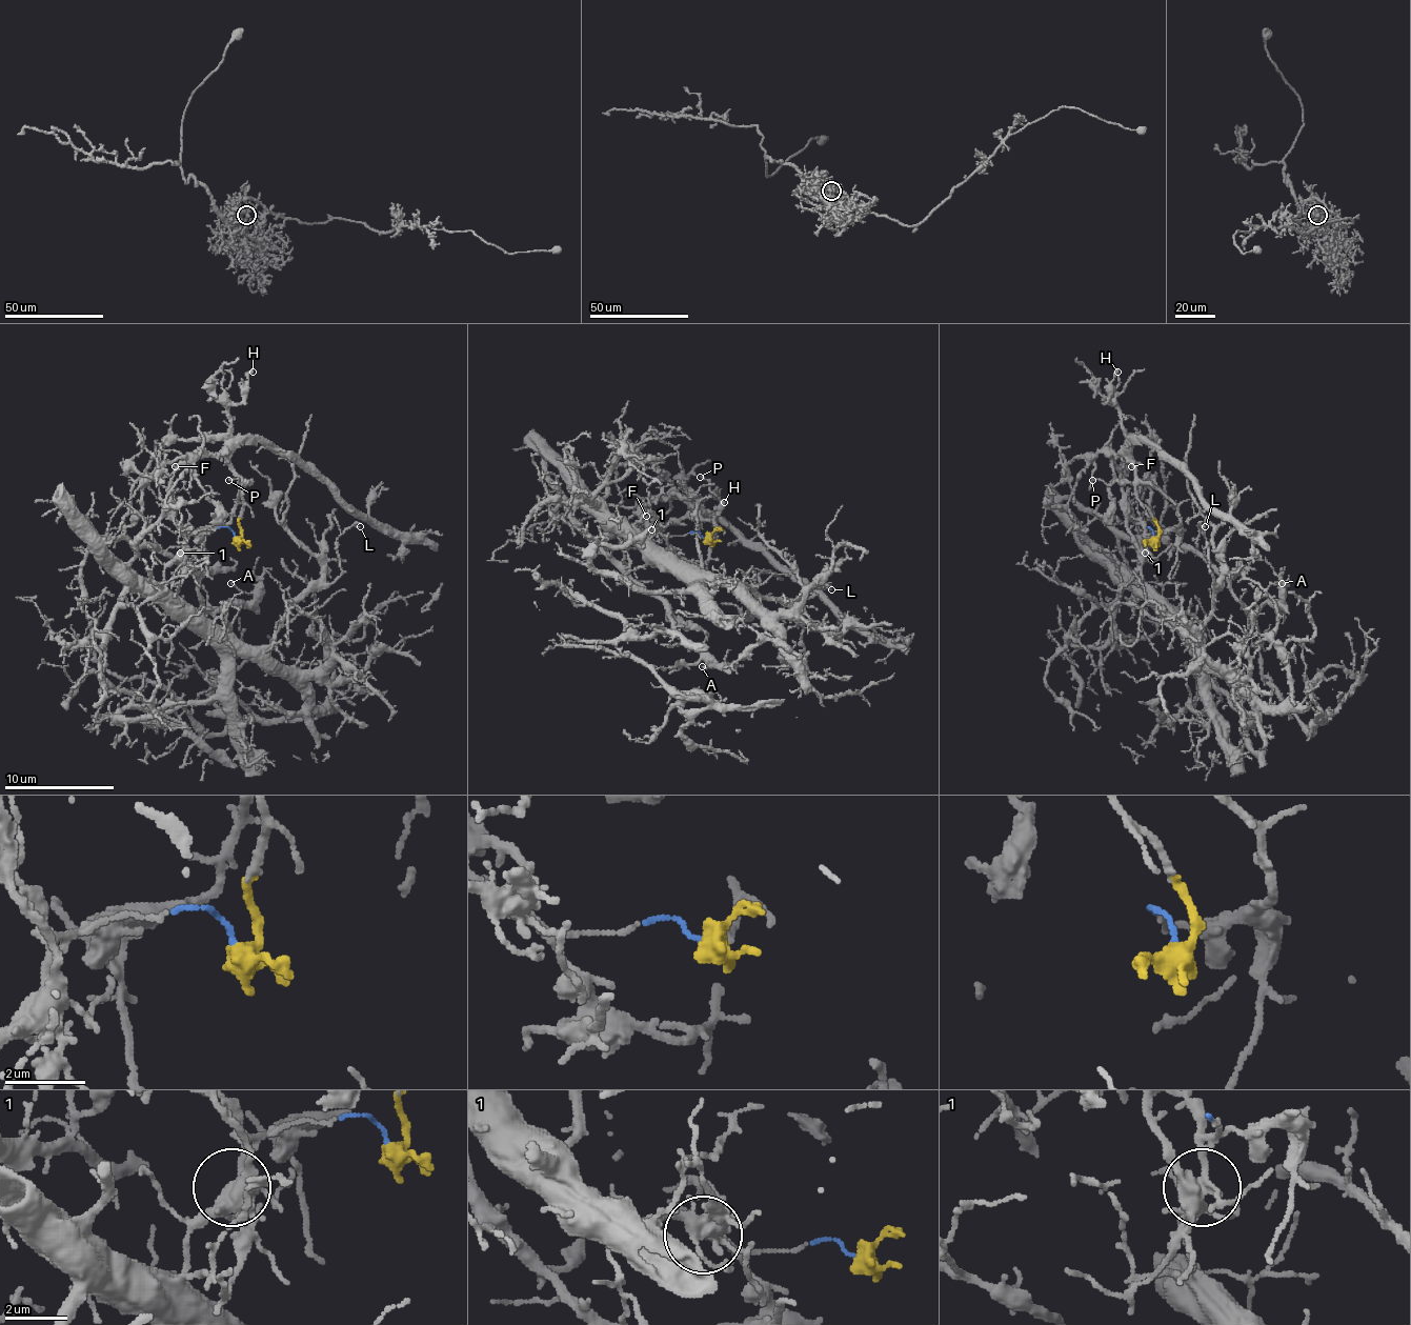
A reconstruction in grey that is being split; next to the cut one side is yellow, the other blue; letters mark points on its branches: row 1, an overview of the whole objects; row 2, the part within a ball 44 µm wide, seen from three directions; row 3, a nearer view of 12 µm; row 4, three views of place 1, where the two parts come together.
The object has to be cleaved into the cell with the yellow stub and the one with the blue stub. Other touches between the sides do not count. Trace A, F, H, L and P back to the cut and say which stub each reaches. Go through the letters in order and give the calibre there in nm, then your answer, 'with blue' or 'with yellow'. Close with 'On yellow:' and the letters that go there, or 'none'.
A: calibre 120 nm; with blue
F: calibre 120 nm; with yellow
H: calibre 200 nm; with yellow
L: calibre 110 nm; with blue
P: calibre 110 nm; with yellow
On yellow: F, H, P

